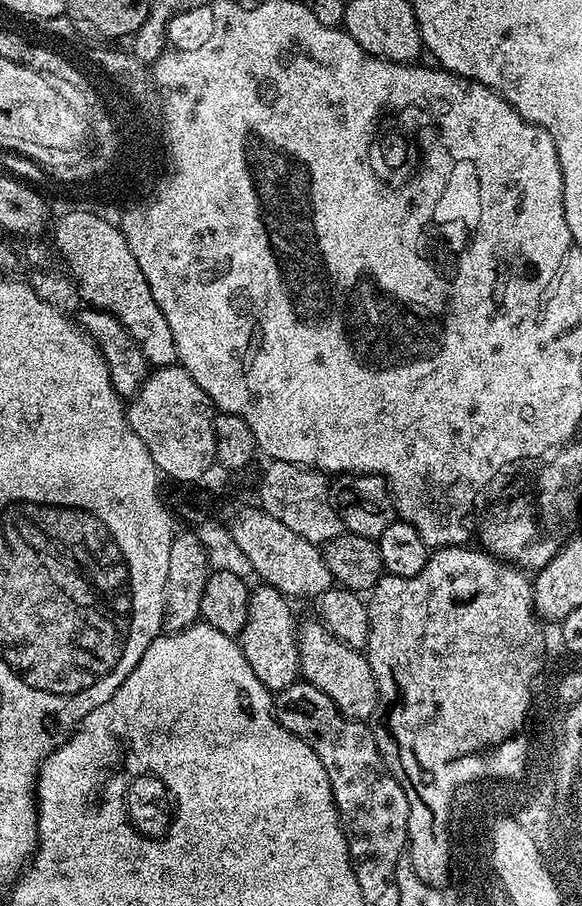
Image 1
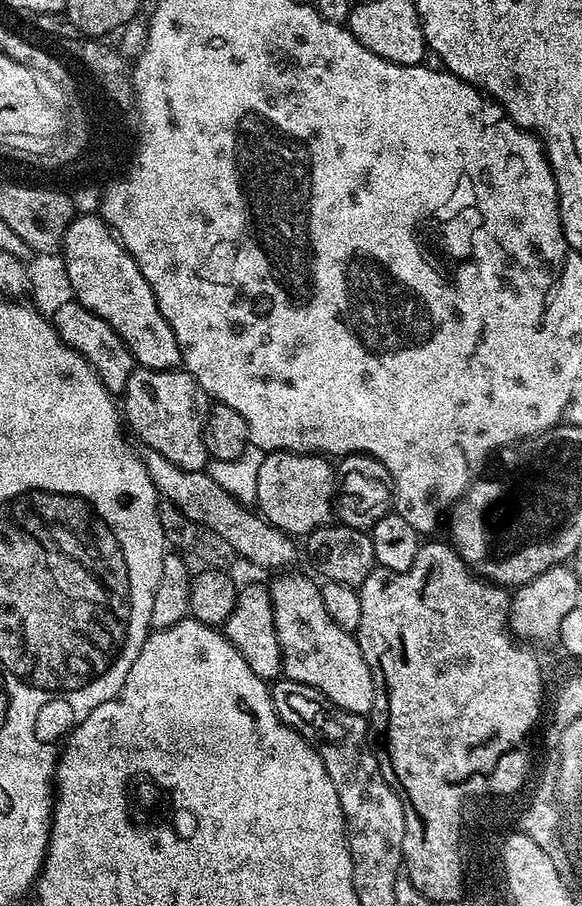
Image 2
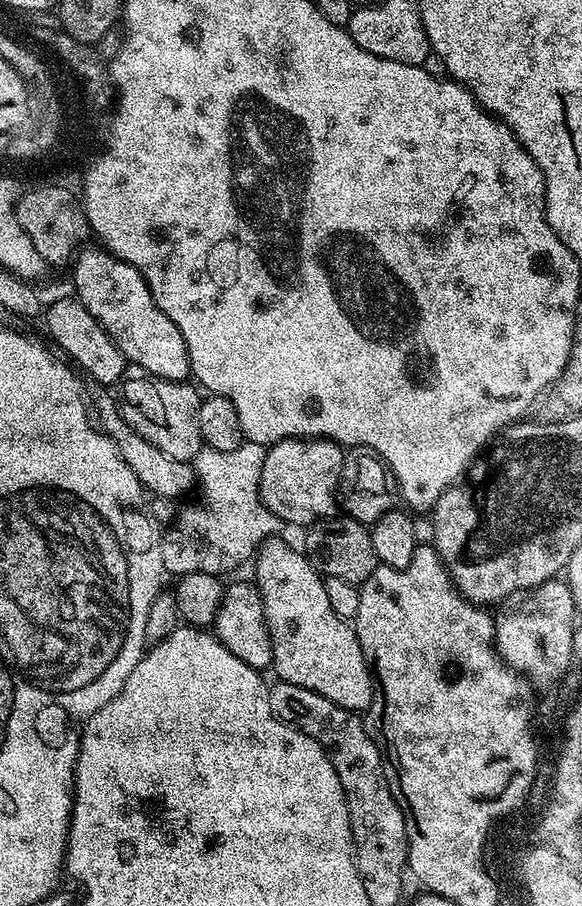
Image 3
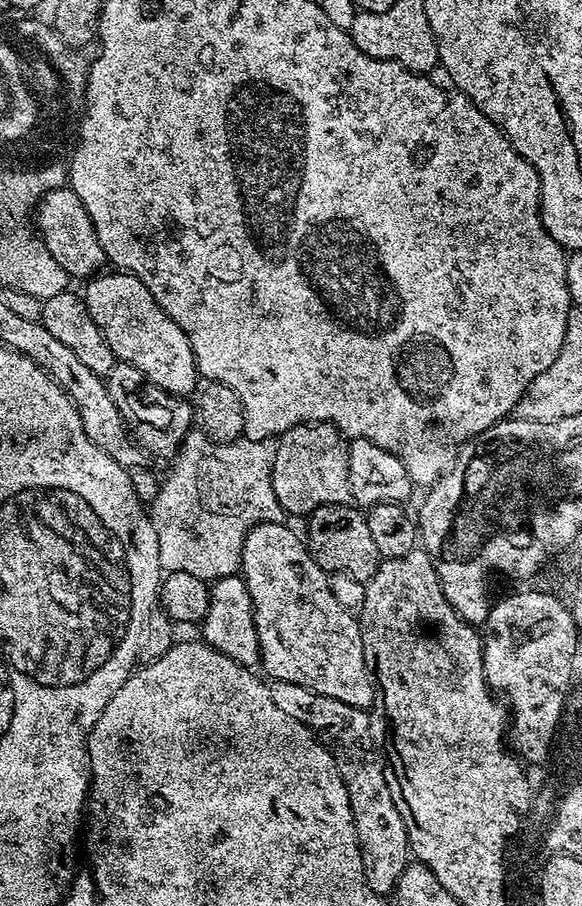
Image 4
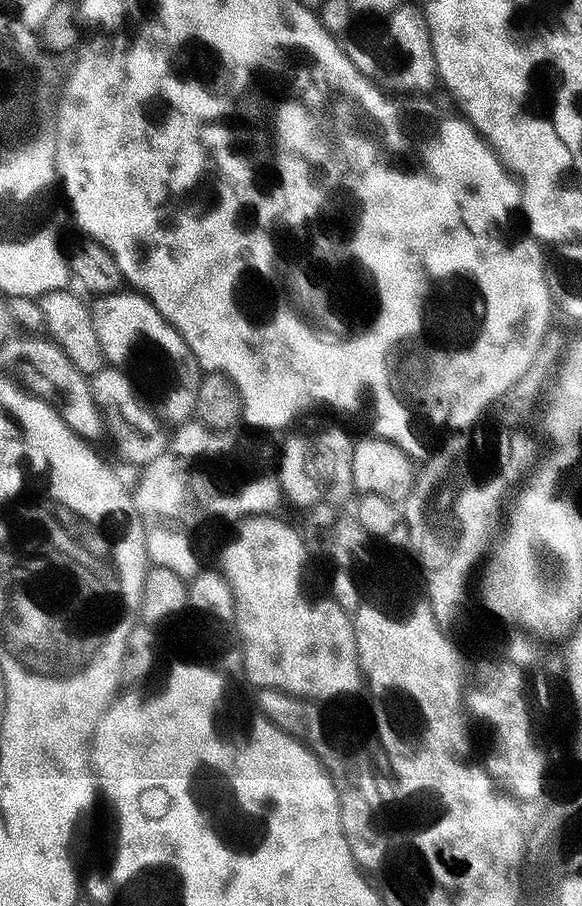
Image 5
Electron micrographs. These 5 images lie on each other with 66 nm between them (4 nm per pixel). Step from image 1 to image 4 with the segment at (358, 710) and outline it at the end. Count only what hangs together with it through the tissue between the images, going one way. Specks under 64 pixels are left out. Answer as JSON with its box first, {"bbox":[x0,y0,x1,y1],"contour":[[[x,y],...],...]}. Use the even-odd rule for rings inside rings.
{"bbox":[240,523,374,710],"contour":[[[287,523],[255,524],[246,534],[240,555],[244,587],[252,599],[252,626],[260,643],[259,667],[264,668],[263,675],[269,681],[281,680],[311,688],[346,706],[368,710],[372,706],[374,680],[364,657],[360,621],[338,606],[334,594],[330,594],[329,573],[321,570],[309,554],[305,541],[301,537],[299,540],[288,527]]]}

